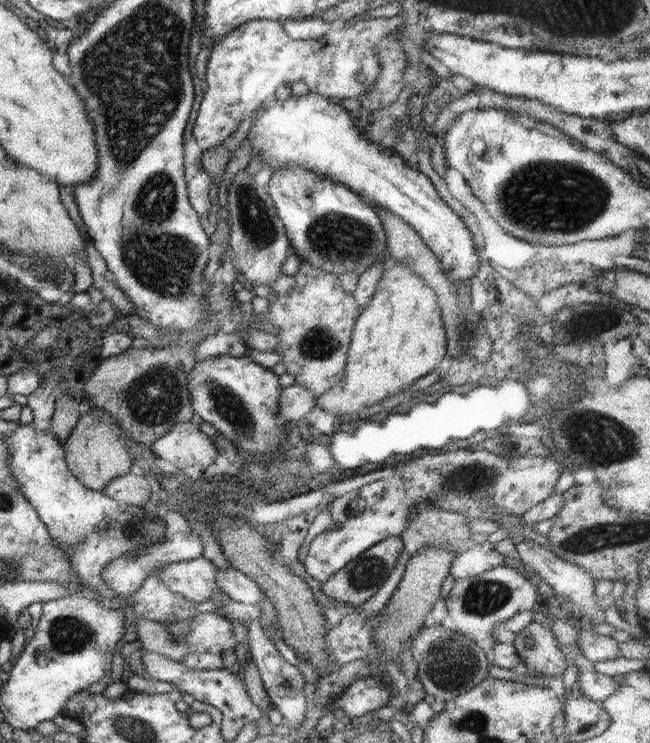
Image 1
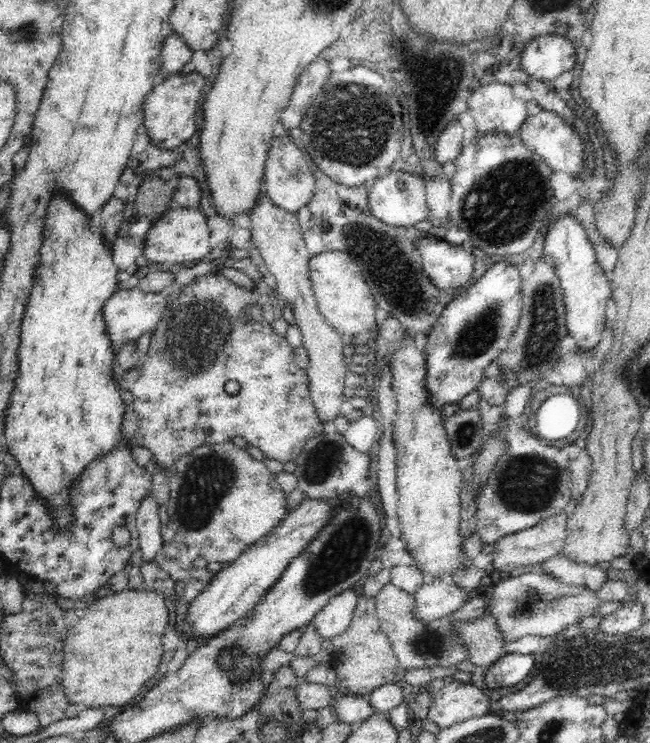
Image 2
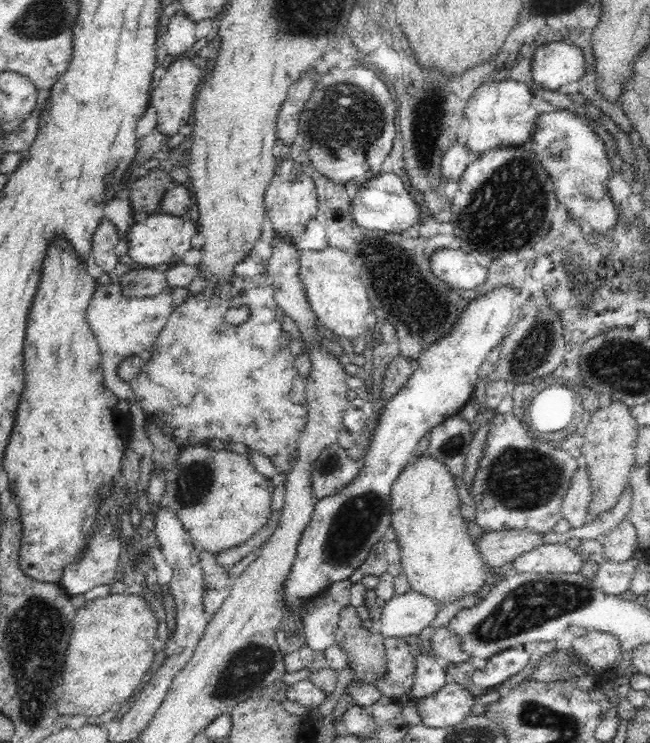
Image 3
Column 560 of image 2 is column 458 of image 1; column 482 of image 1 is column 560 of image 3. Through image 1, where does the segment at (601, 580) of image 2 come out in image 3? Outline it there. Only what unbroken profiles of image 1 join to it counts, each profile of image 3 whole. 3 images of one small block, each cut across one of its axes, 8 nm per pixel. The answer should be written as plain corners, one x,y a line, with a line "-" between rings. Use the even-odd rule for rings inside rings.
542,543
513,560
513,572
578,573
584,563
566,543

